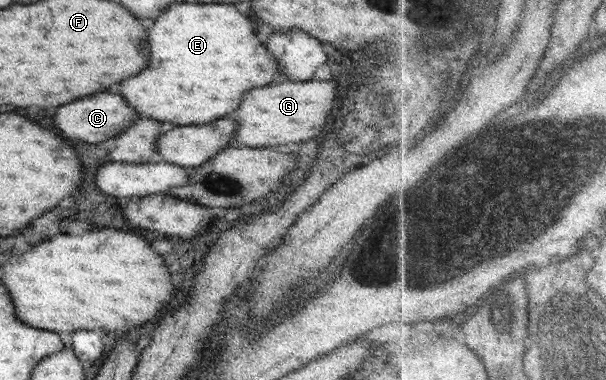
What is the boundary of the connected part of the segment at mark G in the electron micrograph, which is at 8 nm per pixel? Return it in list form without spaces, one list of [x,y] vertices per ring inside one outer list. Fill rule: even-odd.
[[[292,81],[262,89],[246,91],[238,108],[230,116],[238,123],[234,135],[234,142],[238,146],[254,147],[280,147],[288,144],[297,144],[308,139],[319,137],[330,108],[334,106],[334,83],[330,81]]]

